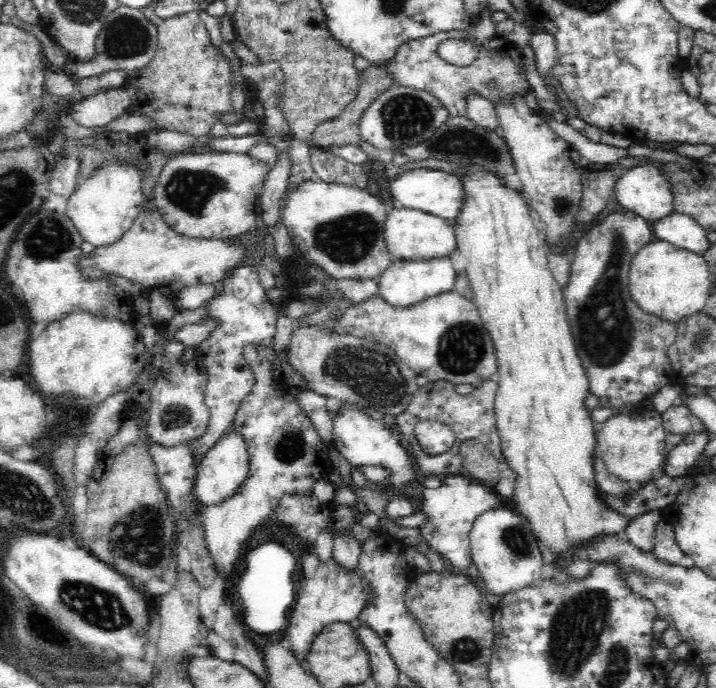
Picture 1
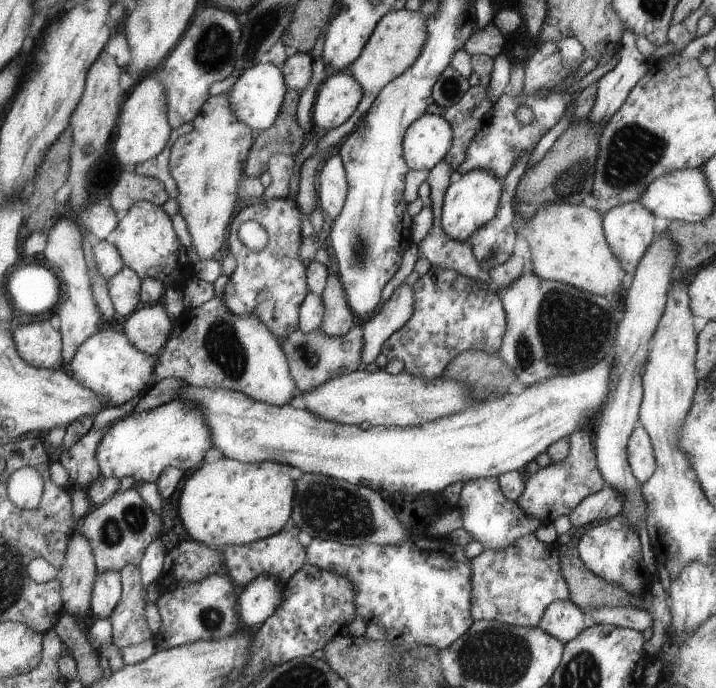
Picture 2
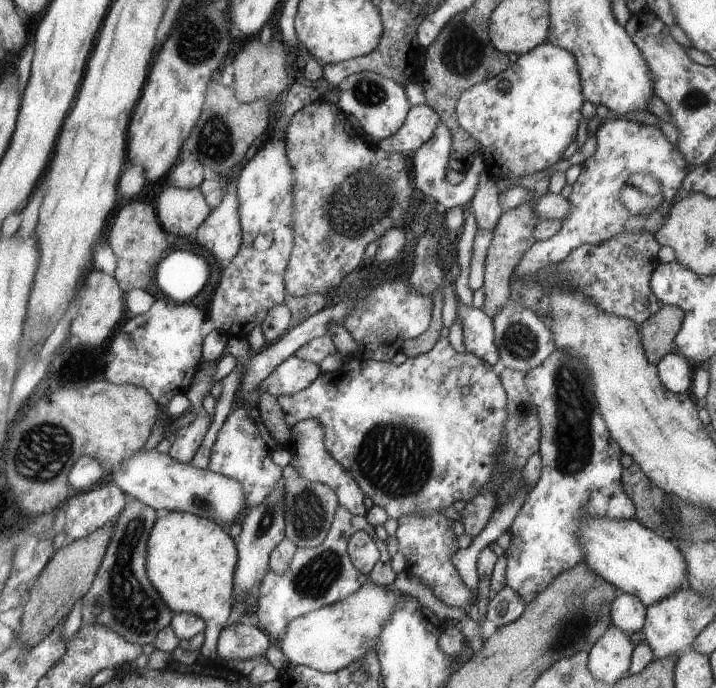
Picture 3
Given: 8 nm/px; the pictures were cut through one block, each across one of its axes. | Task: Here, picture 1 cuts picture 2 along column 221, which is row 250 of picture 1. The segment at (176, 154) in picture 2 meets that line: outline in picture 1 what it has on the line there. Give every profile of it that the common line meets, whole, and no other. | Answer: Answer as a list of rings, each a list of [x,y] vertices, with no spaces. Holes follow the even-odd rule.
[[[148,201],[132,226],[113,244],[101,245],[91,254],[81,254],[79,264],[88,277],[118,275],[166,295],[197,284],[219,283],[236,266],[242,265],[248,254],[248,234],[236,238],[189,237],[177,233],[164,222],[152,201]]]

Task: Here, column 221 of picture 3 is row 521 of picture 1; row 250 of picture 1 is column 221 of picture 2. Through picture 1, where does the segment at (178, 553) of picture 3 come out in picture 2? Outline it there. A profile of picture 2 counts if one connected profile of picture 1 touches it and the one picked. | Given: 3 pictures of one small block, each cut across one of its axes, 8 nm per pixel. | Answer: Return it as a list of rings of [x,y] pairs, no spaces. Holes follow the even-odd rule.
[[[225,457],[216,462],[204,462],[201,468],[186,478],[182,486],[182,492],[178,498],[180,520],[188,532],[189,539],[210,547],[241,546],[269,538],[283,531],[290,520],[296,484],[300,476],[303,476],[303,473],[298,468],[276,462],[243,463]]]

